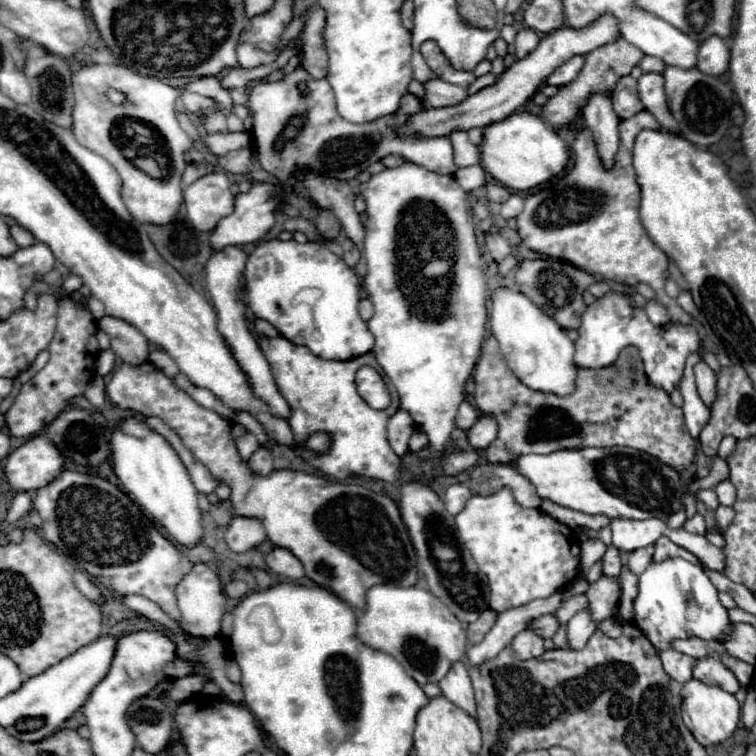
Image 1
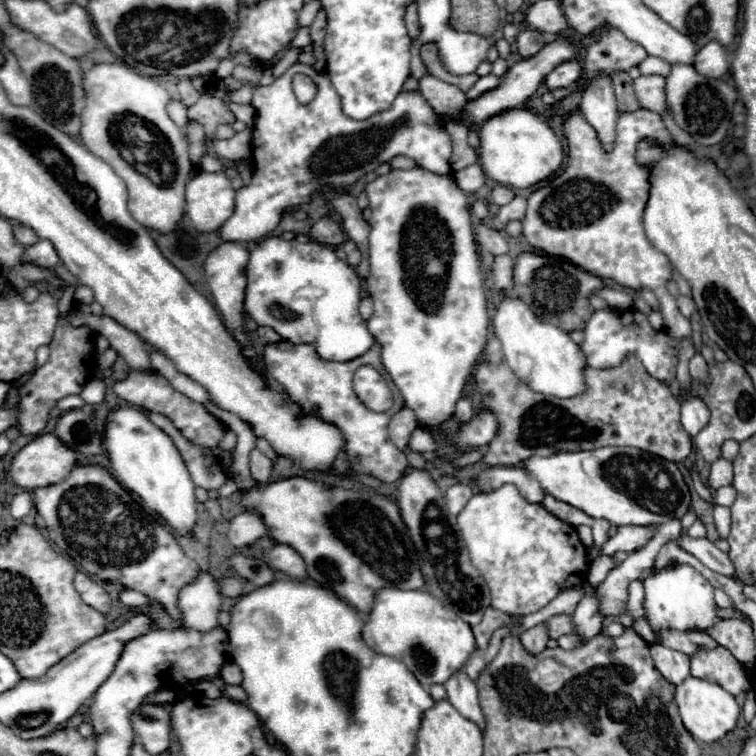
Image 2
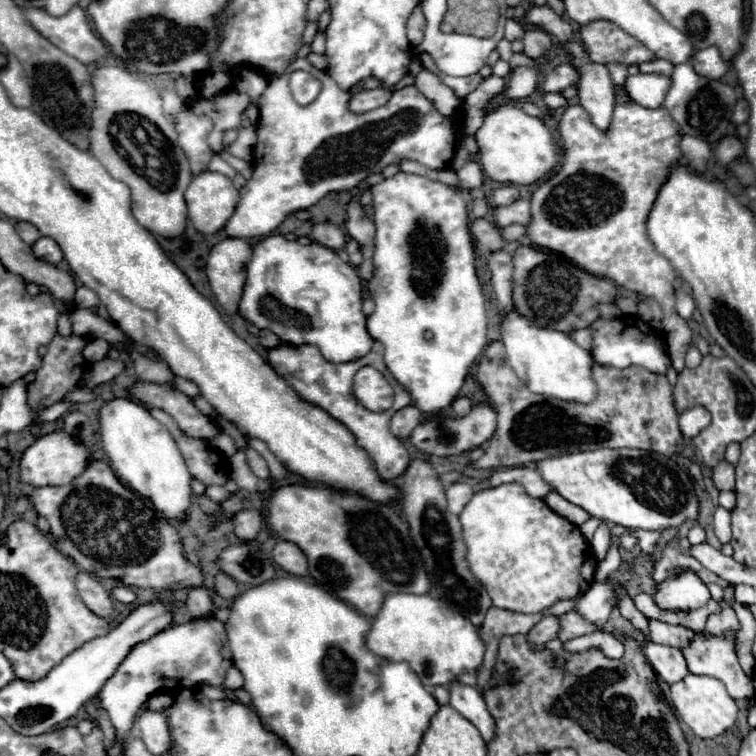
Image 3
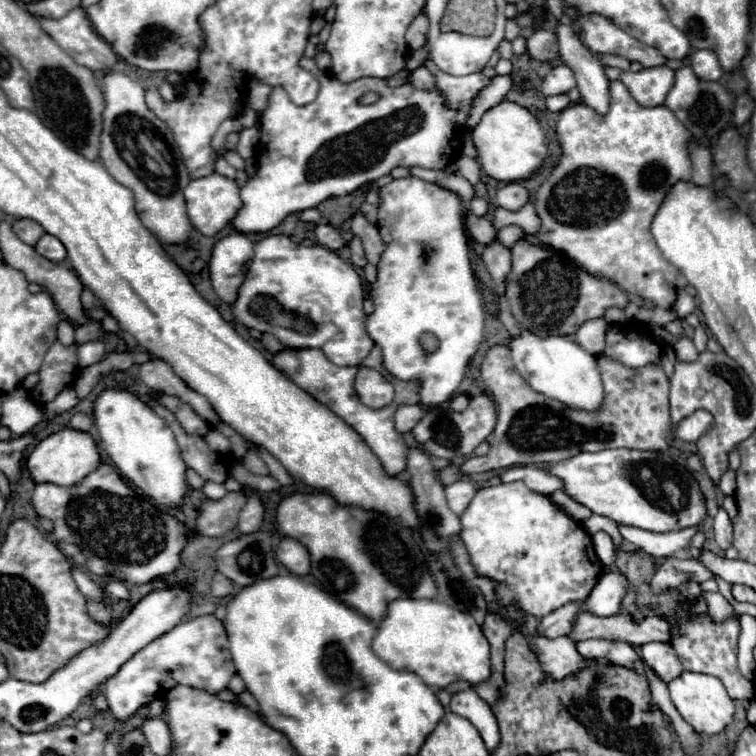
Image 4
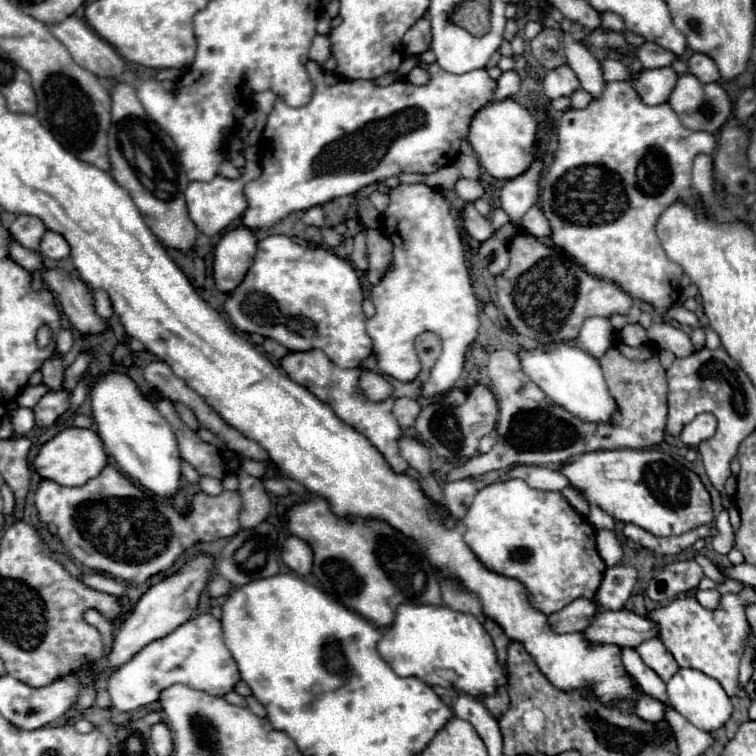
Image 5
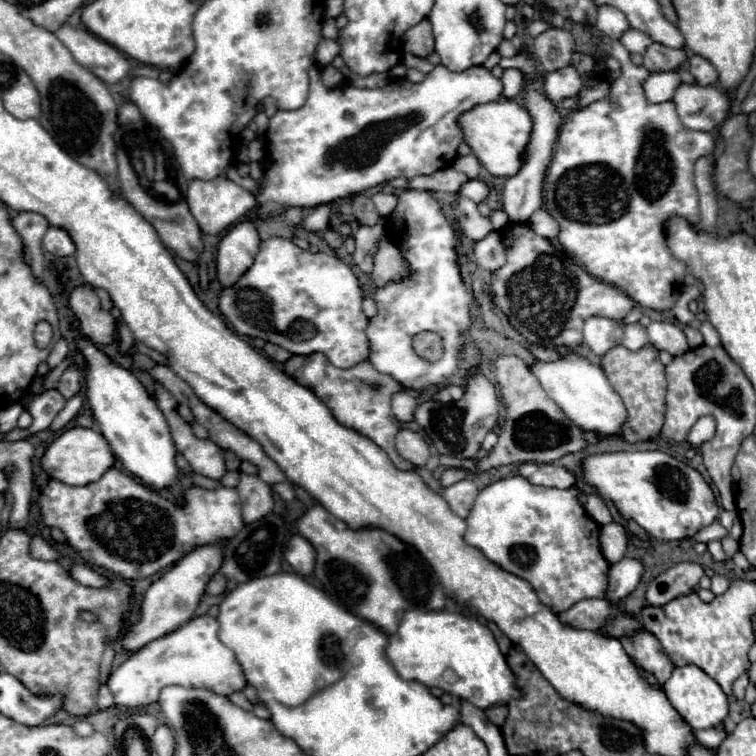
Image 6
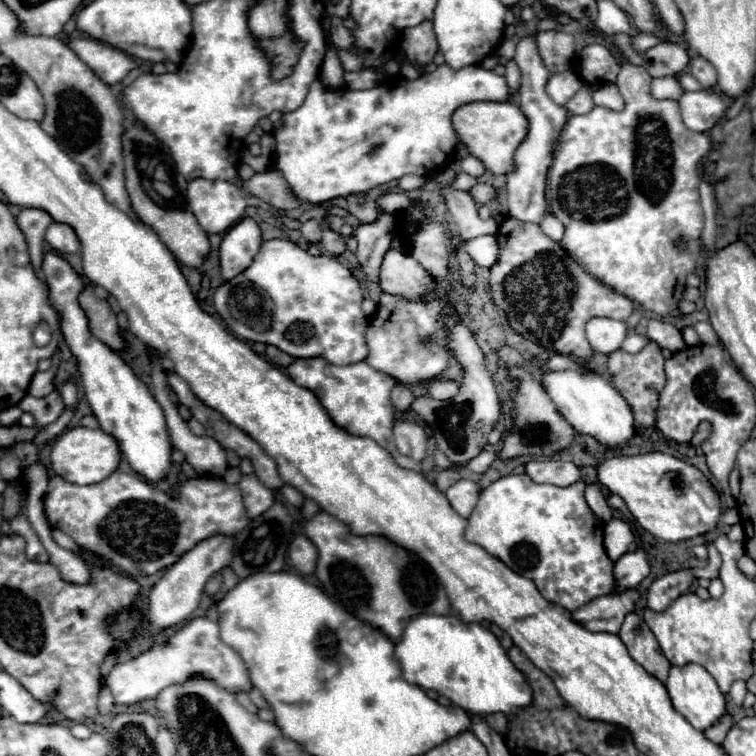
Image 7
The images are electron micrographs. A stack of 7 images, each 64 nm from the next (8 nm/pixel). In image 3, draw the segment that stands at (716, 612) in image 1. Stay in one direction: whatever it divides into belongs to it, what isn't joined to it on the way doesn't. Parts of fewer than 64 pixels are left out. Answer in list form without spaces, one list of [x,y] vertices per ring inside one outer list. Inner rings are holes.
[[[684,572],[676,578],[670,578],[668,582],[658,584],[654,600],[662,610],[688,612],[692,608],[704,606],[710,600],[710,592],[706,584],[700,582],[700,578],[696,578],[696,574]]]

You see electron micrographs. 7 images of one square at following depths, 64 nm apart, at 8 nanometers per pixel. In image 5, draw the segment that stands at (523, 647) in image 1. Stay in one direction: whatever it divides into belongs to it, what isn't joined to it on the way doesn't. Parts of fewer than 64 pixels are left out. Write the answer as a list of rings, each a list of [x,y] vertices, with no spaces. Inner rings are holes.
[[[578,598],[576,602],[570,602],[564,610],[550,614],[550,624],[556,632],[580,632],[590,624],[590,618],[594,618],[598,612],[598,604],[594,600]]]

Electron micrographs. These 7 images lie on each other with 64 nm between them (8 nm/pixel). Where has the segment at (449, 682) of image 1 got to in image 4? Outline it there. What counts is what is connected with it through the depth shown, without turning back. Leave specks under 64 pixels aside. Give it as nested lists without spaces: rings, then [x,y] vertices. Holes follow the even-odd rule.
[[[470,688],[470,690],[454,694],[448,708],[450,708],[450,712],[454,712],[458,716],[468,718],[476,726],[476,730],[480,732],[490,754],[494,754],[494,750],[500,744],[498,722],[496,722],[496,716],[492,714],[490,706],[476,694],[476,690]]]

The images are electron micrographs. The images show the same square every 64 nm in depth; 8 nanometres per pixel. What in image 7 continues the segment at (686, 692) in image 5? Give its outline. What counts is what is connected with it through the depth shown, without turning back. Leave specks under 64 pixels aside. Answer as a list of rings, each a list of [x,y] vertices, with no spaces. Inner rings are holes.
[[[686,664],[686,666],[672,666],[668,680],[666,680],[666,690],[672,698],[674,708],[696,728],[696,730],[706,730],[710,728],[714,722],[718,722],[724,712],[726,712],[726,698],[724,694],[720,694],[716,680],[708,674],[708,670],[704,670],[704,666],[696,666],[696,664]]]

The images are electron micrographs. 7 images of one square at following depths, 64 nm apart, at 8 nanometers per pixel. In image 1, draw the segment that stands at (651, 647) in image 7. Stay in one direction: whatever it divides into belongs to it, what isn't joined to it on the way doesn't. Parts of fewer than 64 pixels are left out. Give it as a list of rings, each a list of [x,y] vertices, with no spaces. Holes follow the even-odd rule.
[[[668,648],[664,652],[658,652],[658,656],[660,656],[660,662],[662,662],[664,672],[672,680],[684,684],[684,682],[688,682],[692,678],[692,666],[696,662],[694,658],[688,658],[686,654],[680,654],[680,652],[672,650],[672,648]]]

